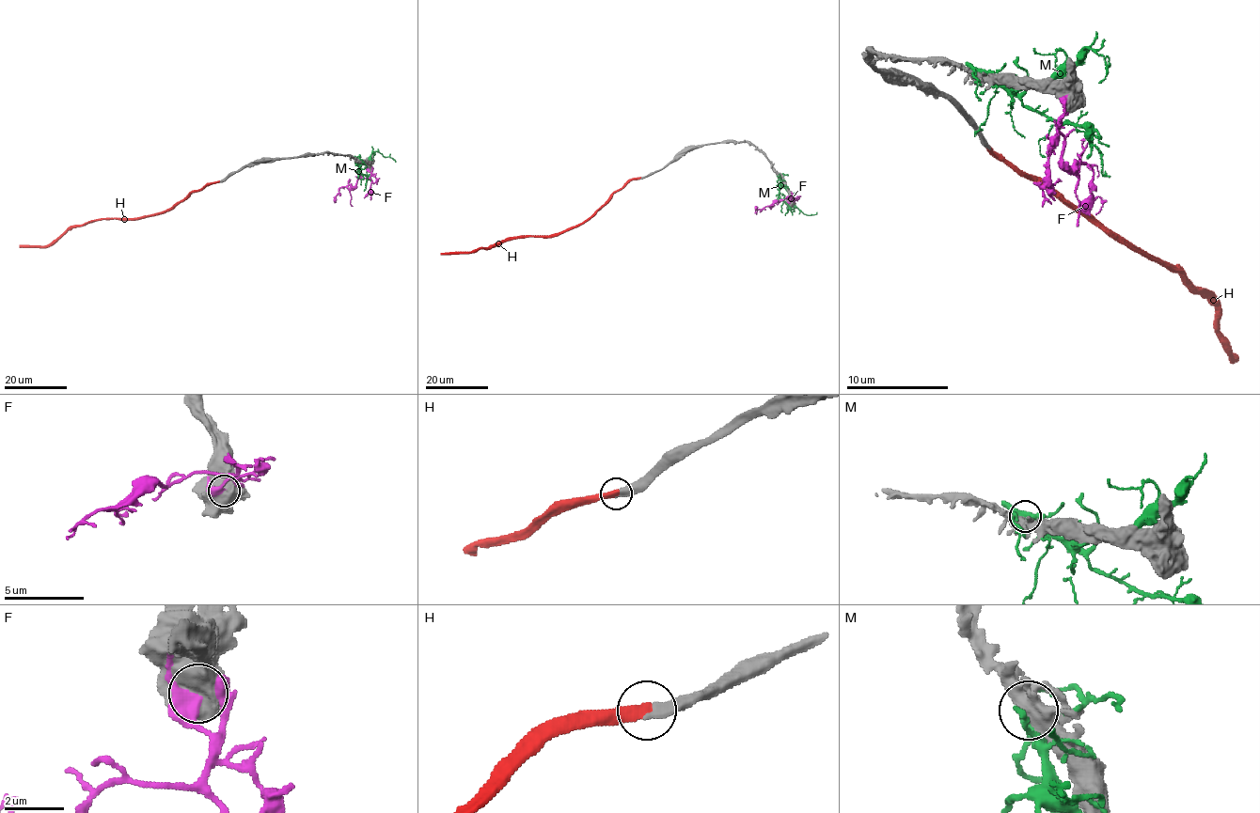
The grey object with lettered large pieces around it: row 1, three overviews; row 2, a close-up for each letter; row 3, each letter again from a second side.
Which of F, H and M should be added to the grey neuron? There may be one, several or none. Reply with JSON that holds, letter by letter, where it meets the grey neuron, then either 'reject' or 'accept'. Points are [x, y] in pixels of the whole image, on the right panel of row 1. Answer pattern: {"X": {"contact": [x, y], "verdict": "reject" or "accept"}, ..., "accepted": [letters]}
{"F": {"contact": [1068, 103], "verdict": "reject"}, "H": {"contact": [987, 147], "verdict": "accept"}, "M": {"contact": [981, 72], "verdict": "reject"}, "accepted": ["H"]}

